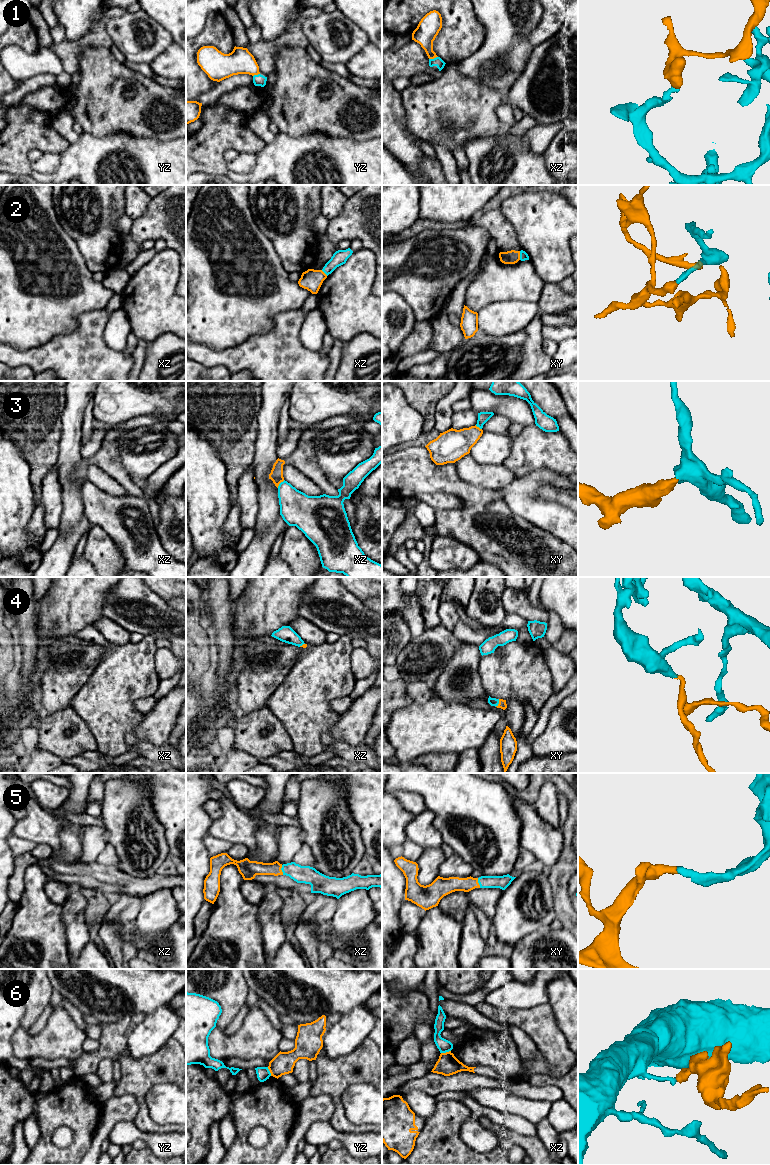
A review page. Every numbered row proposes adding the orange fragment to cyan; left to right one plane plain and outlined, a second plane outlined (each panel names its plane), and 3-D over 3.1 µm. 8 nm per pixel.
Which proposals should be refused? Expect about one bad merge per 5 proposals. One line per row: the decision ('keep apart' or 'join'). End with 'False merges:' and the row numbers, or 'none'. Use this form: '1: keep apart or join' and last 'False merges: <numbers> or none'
1: keep apart
2: keep apart
3: keep apart
4: join
5: join
6: keep apart
False merges: 1, 2, 3, 6

